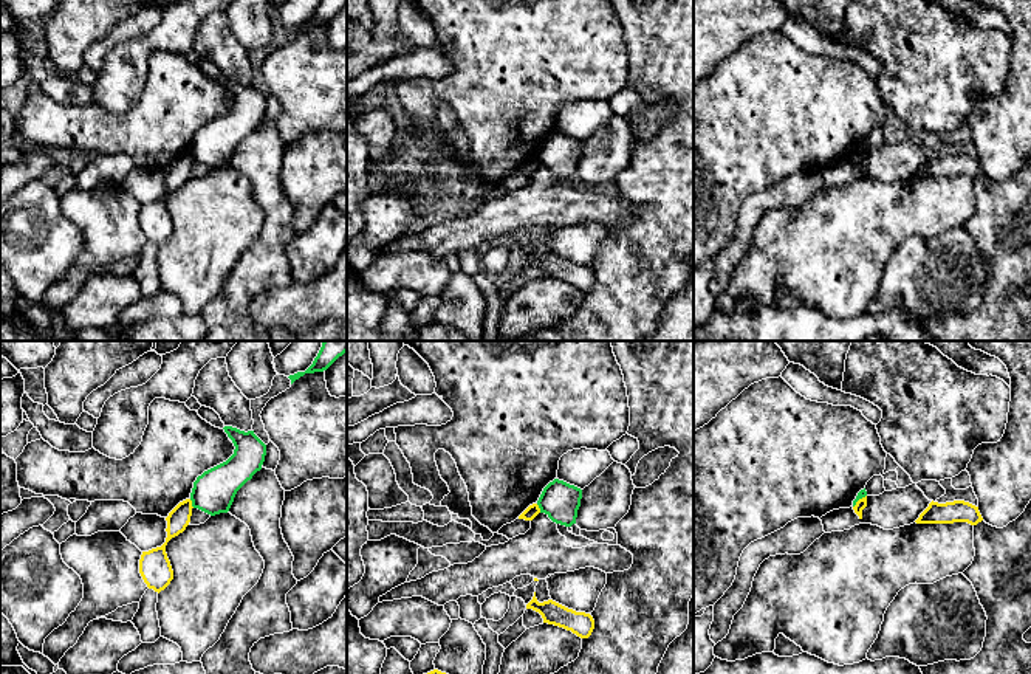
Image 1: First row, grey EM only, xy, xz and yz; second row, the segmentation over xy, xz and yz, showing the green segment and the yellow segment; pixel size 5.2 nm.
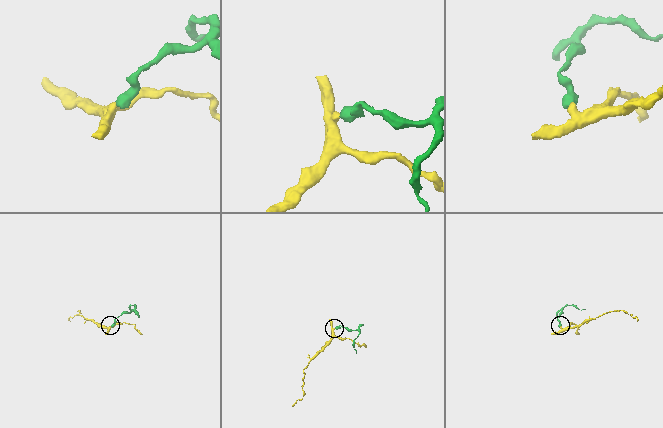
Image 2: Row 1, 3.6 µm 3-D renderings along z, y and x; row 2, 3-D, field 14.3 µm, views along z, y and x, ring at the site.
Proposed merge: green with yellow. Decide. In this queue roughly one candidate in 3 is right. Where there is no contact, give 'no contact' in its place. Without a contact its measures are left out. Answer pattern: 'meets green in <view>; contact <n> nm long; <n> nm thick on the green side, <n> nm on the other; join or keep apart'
meets green in xy; contact 50 nm long; 220 nm thick on the green side, 110 nm on the other; keep apart

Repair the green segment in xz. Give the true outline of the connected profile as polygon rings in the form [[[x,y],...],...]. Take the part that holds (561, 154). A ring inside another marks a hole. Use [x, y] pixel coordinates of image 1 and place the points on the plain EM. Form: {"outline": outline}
{"outline": [[[554,132],[543,141],[537,158],[540,166],[545,166],[553,175],[571,180],[576,177],[581,152],[581,141]]]}

